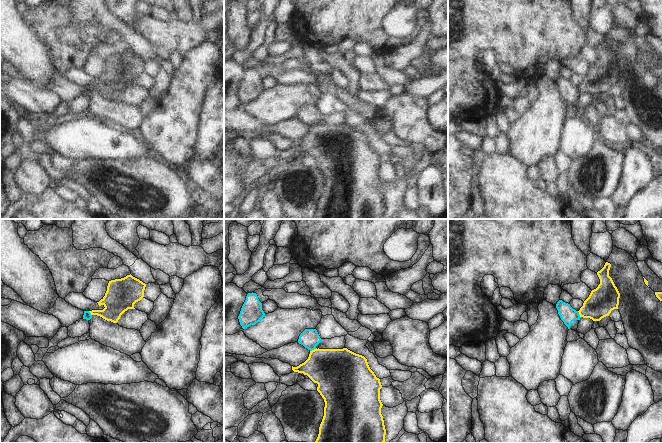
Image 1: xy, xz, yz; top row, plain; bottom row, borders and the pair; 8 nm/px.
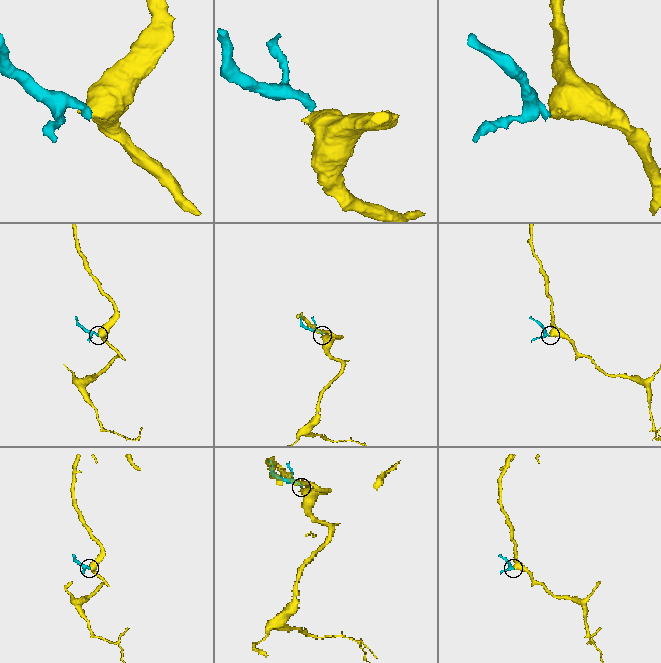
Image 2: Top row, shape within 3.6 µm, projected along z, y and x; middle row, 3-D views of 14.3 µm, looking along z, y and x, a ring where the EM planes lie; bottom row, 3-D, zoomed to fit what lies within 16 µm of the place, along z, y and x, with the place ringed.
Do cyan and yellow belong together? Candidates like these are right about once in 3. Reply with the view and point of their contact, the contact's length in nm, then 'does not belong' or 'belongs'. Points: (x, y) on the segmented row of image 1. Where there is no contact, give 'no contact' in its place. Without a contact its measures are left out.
contact xz (313, 349); length 60 nm; does not belong

